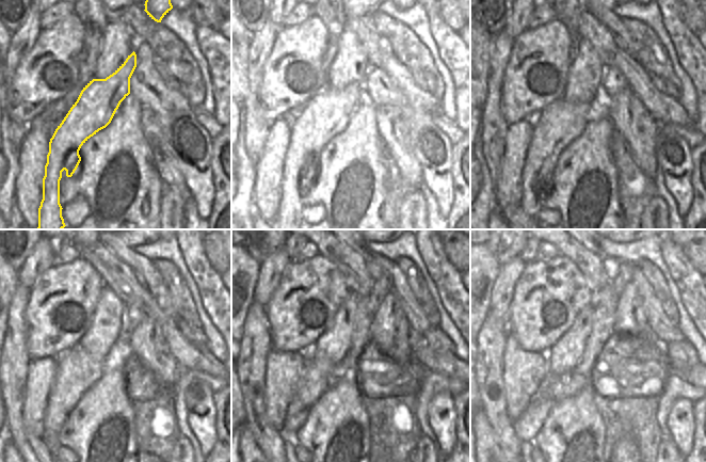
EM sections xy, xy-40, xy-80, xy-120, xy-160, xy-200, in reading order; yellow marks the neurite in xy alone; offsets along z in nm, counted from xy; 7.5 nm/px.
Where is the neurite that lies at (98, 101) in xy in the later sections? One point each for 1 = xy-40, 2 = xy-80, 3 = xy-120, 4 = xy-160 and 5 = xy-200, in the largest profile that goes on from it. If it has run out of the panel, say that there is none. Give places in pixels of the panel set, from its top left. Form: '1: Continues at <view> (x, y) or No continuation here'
1: Continues at xy-40 (326, 115)
2: Continues at xy-80 (560, 123)
3: Continues at xy-120 (77, 370)
4: Continues at xy-160 (314, 381)
5: Continues at xy-200 (547, 388).

